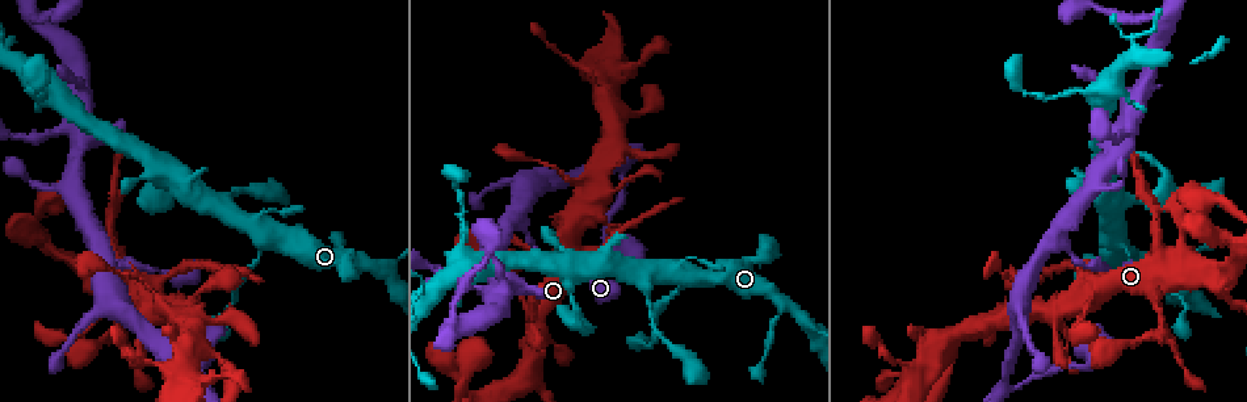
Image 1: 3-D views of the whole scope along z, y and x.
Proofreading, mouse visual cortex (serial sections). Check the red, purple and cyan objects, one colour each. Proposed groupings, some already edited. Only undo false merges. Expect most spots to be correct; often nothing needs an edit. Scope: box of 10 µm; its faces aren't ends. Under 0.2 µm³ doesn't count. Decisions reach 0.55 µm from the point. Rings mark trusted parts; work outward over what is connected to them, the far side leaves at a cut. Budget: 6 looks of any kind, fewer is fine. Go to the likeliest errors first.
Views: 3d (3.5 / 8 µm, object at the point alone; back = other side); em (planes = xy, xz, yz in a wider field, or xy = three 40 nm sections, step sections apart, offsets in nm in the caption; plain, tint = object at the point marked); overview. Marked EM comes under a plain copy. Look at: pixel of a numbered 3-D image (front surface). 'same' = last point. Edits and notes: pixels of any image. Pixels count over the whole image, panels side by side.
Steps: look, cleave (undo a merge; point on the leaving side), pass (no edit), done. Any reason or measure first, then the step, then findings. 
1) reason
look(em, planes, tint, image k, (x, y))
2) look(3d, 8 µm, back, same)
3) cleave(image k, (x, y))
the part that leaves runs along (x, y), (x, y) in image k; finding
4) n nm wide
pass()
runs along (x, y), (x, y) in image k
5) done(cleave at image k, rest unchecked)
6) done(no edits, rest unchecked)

a narrow waist
look(3d, 3.5 µm, image 1, (455, 355))

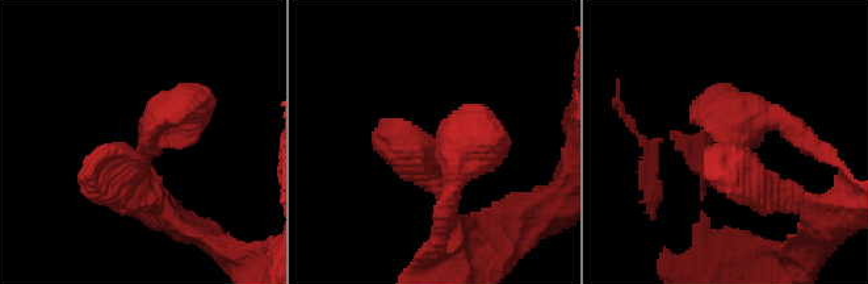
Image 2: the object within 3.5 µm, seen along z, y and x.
need the tissue
look(em, planes, tint, image 2, (147, 145))

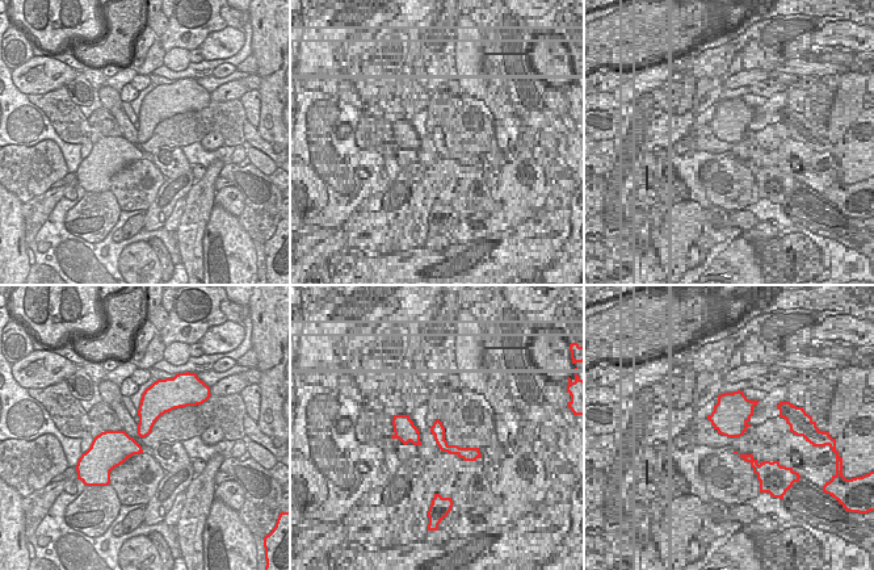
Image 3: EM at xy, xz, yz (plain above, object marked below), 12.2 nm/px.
look(em, xy, step 2, tint, same)

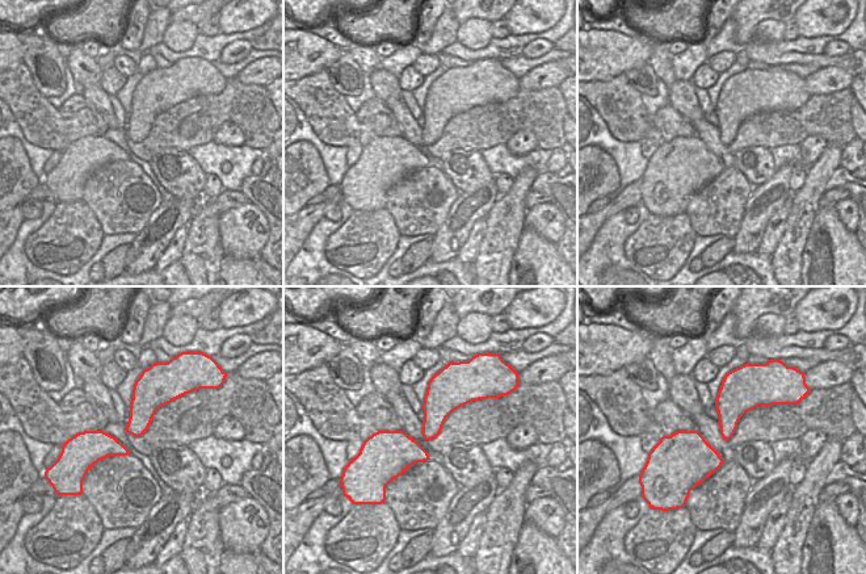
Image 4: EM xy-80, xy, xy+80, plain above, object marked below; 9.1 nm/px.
pass()
runs along (150, 196), (125, 163), (154, 118) in image 2; continuous, no second cell

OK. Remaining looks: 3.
side arm on a straight run
look(3d, 3.5 µm, image 1, (1130, 130))

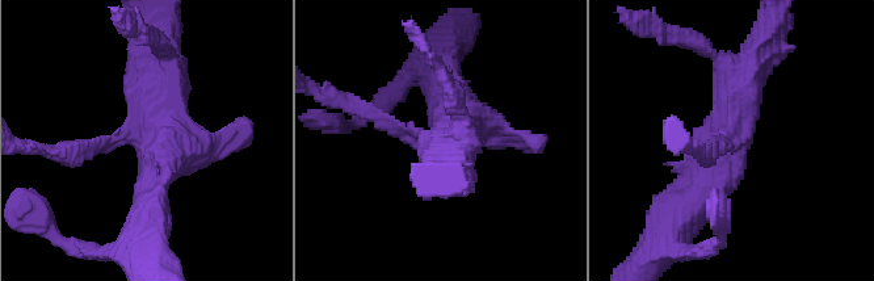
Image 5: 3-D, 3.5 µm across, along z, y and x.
look(em, xy, step 3, tint, image 5, (738, 141))

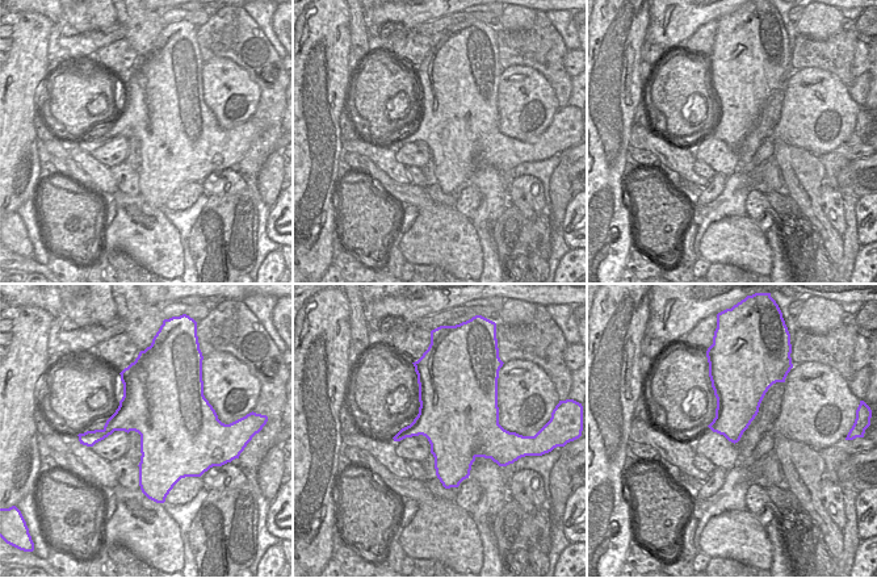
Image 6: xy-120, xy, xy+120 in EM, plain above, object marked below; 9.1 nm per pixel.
pass()
runs along (688, 212), (709, 192), (755, 59) in image 5; one cell here

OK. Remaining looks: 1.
done(no edits, rest unchecked)

